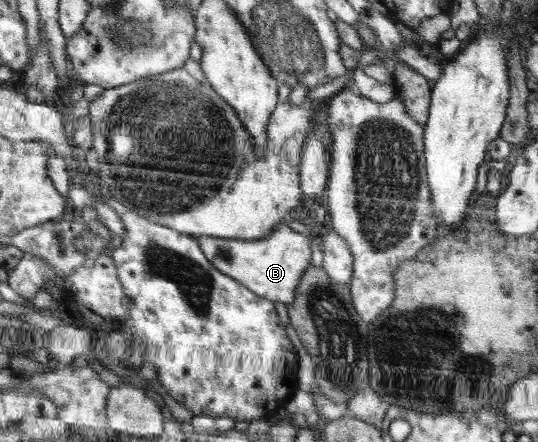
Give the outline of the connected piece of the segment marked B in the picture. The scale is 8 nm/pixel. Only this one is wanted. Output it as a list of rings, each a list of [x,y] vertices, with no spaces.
[[[285,222],[274,229],[270,236],[258,240],[203,236],[198,241],[202,252],[225,275],[244,283],[262,298],[287,306],[294,304],[296,288],[310,265],[310,242],[306,236],[290,230]]]

